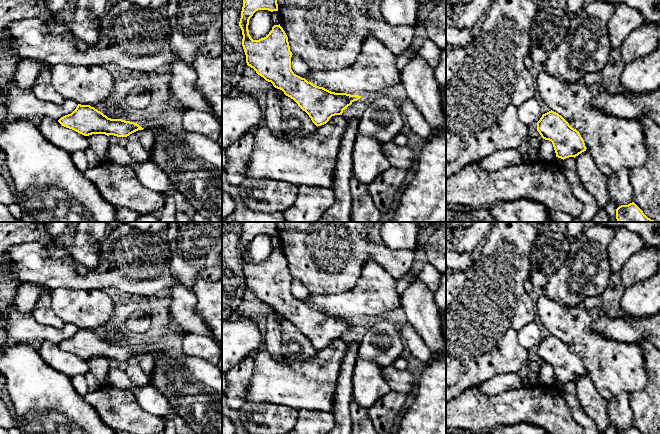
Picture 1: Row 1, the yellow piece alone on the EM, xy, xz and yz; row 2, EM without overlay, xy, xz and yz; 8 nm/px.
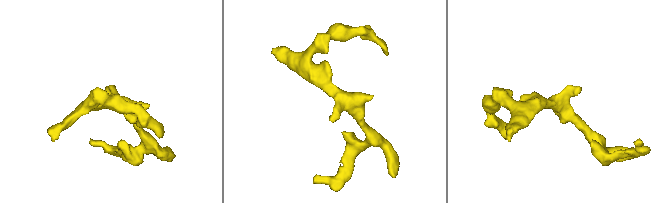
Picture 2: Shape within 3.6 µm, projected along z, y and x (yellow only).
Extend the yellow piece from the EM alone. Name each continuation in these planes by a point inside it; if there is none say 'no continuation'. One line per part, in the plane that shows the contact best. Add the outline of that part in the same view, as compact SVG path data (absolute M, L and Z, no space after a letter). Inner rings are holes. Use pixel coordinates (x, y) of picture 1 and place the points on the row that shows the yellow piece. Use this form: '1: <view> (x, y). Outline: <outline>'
1: xy (147, 137). Outline: M146 128L141 130L139 142L143 146L143 148L149 153L152 152L152 148L155 141L155 133L152 129Z

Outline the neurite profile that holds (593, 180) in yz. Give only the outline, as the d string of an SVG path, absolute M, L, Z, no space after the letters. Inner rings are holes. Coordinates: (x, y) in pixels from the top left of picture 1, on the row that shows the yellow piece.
M588 149L576 156L575 160L583 188L592 196L599 208L604 208L609 200L608 178L596 165Z

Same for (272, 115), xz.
M273 86L266 91L267 104L264 112L266 127L276 136L283 137L281 128L281 99L282 96L276 94L276 88Z

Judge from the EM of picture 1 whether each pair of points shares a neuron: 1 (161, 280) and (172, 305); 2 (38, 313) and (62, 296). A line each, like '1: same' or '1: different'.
1: different
2: different

